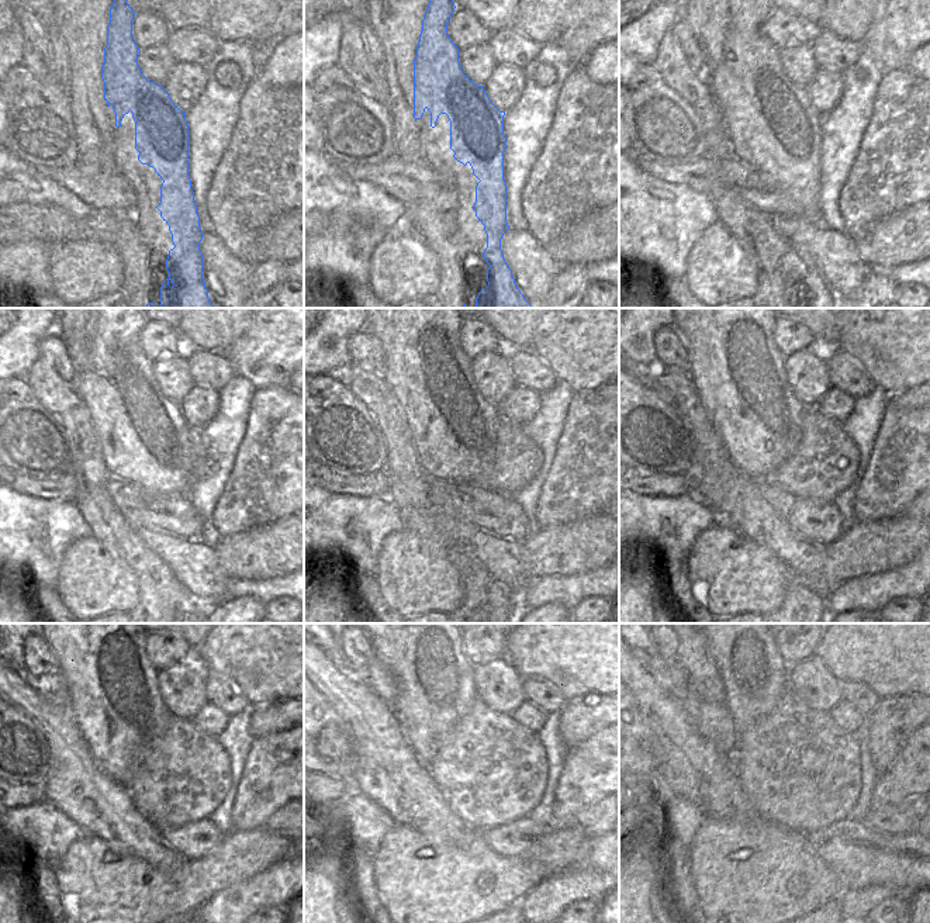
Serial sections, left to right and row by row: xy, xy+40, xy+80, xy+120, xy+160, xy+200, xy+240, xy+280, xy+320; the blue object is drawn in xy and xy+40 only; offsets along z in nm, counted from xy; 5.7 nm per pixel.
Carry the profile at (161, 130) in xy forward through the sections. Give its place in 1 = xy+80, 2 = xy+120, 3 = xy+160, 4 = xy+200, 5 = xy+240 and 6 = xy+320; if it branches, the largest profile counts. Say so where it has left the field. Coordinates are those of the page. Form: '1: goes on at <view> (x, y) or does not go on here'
1: goes on at xy+80 (750, 76)
2: goes on at xy+120 (111, 374)
3: goes on at xy+160 (429, 373)
4: goes on at xy+200 (733, 360)
5: goes on at xy+240 (111, 685)
6: goes on at xy+320 (754, 676)

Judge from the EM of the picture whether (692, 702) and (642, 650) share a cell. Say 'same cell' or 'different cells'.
same cell

